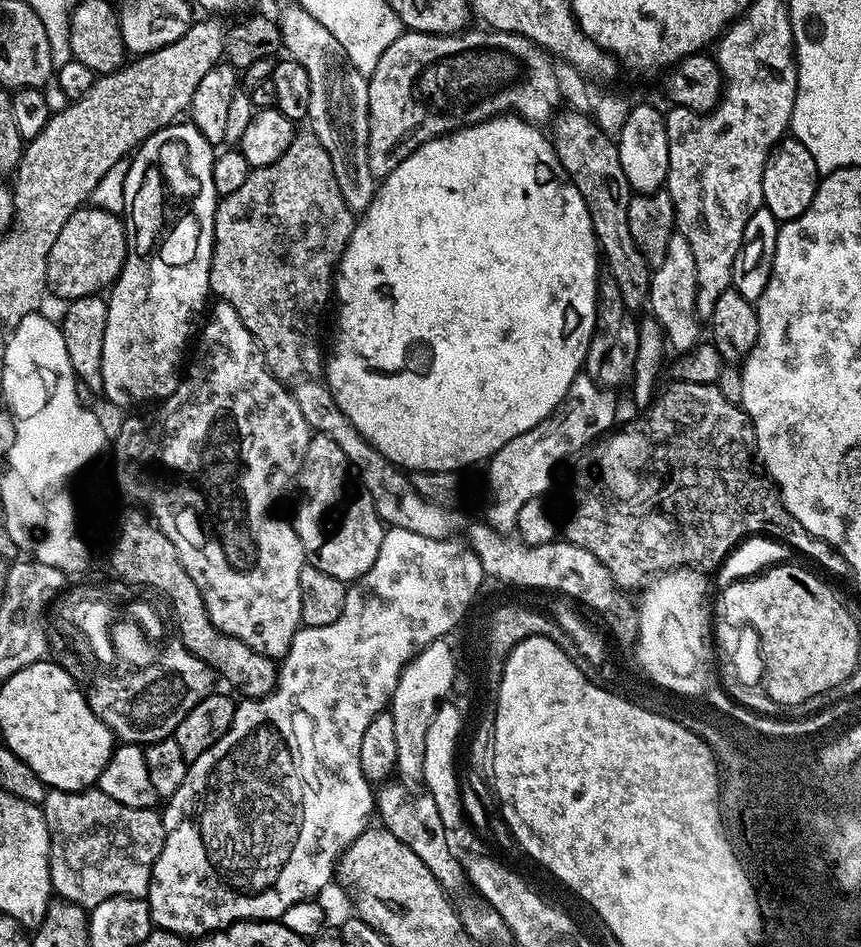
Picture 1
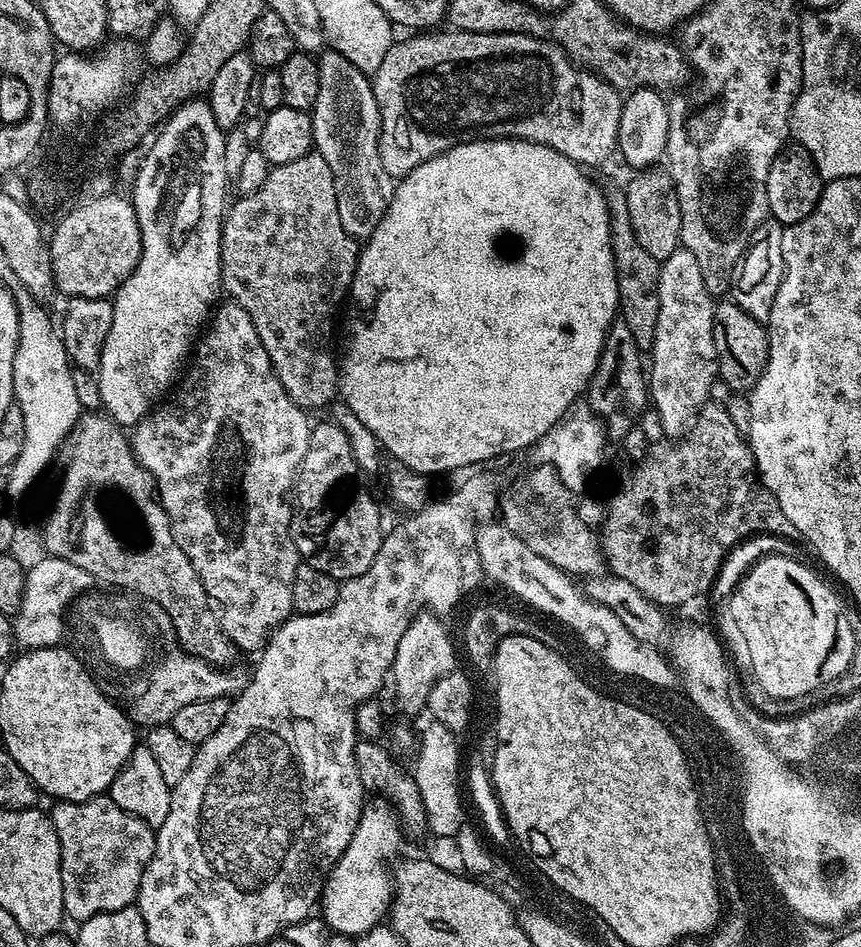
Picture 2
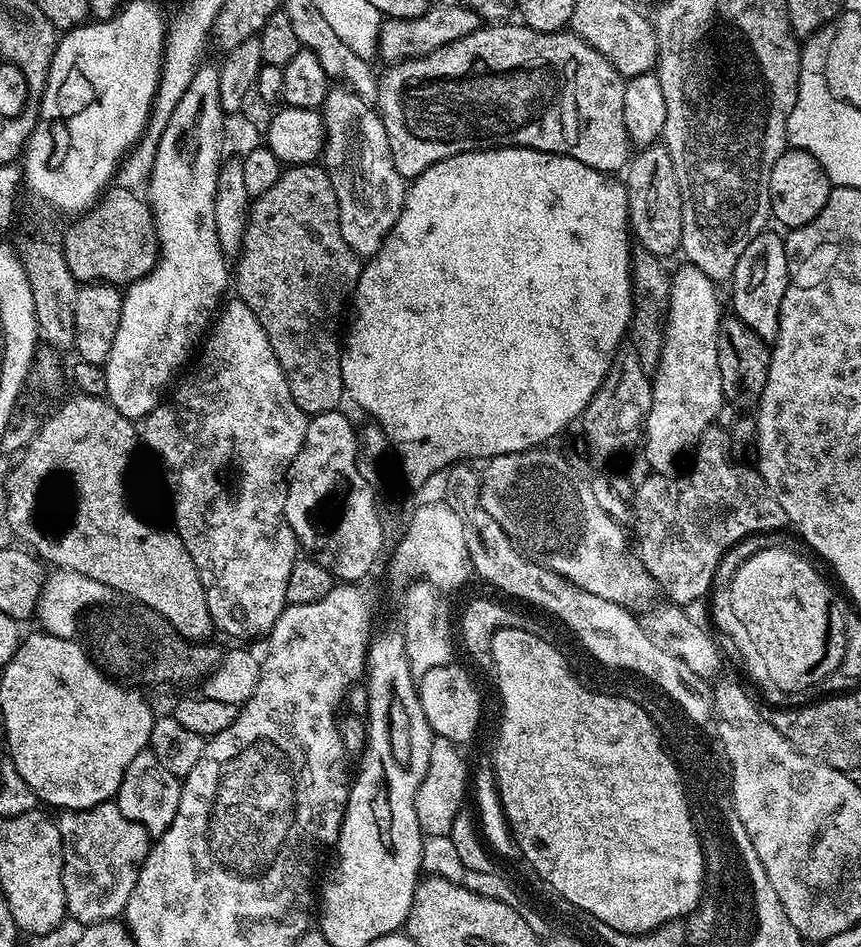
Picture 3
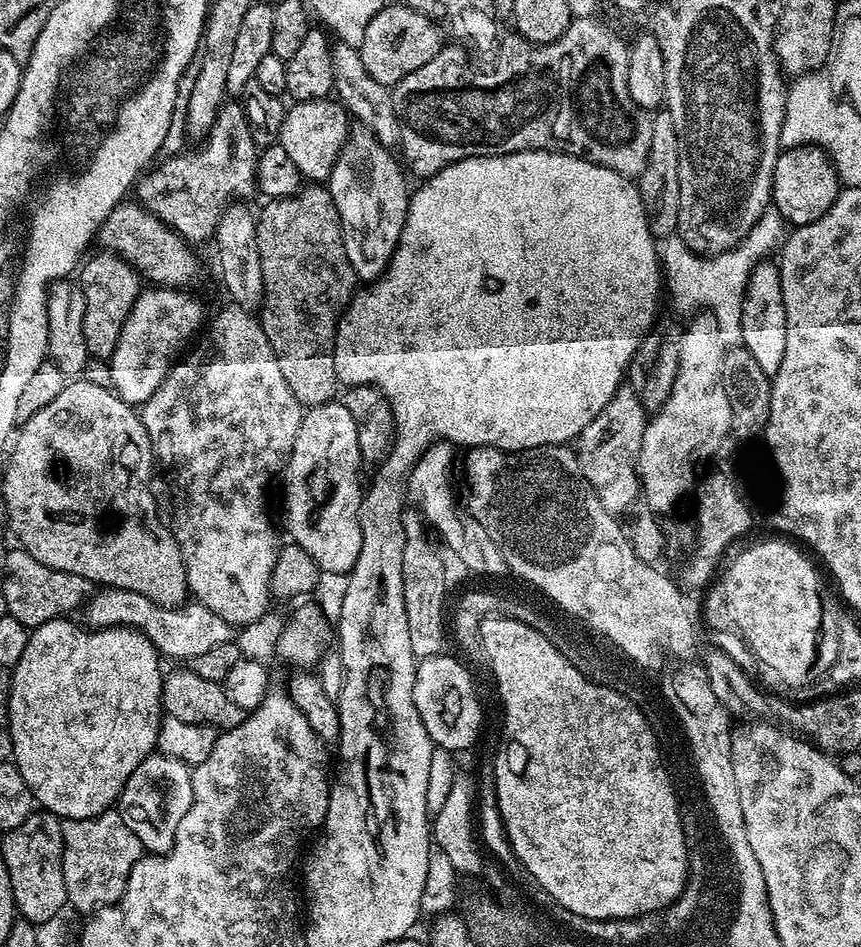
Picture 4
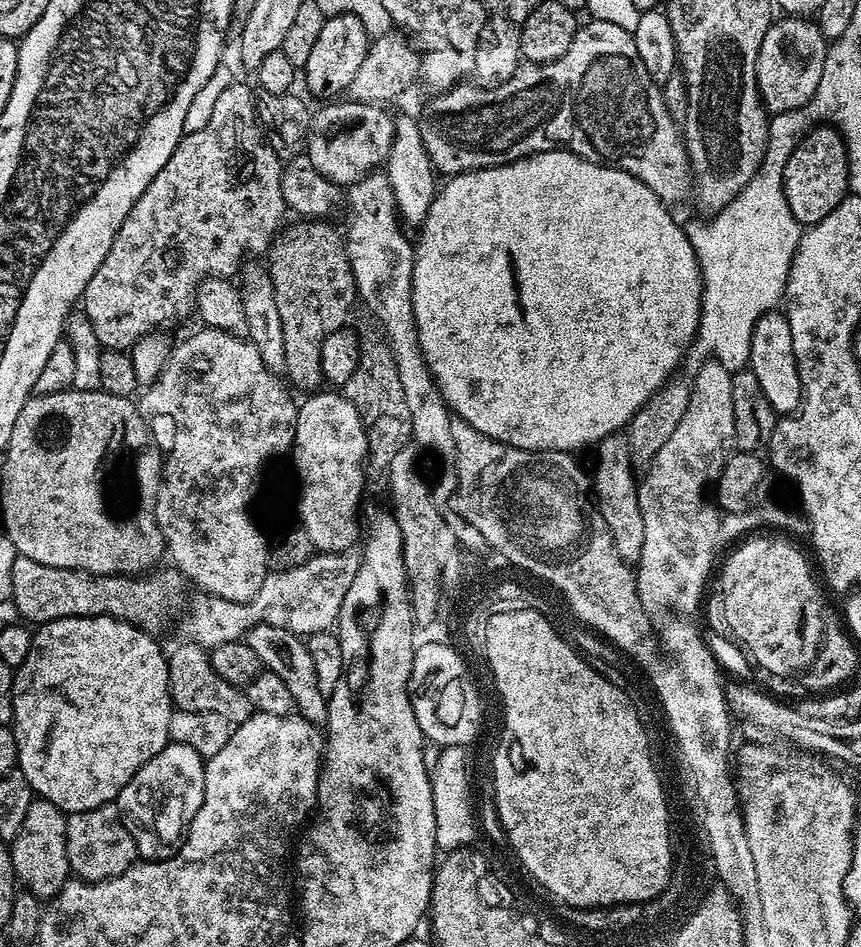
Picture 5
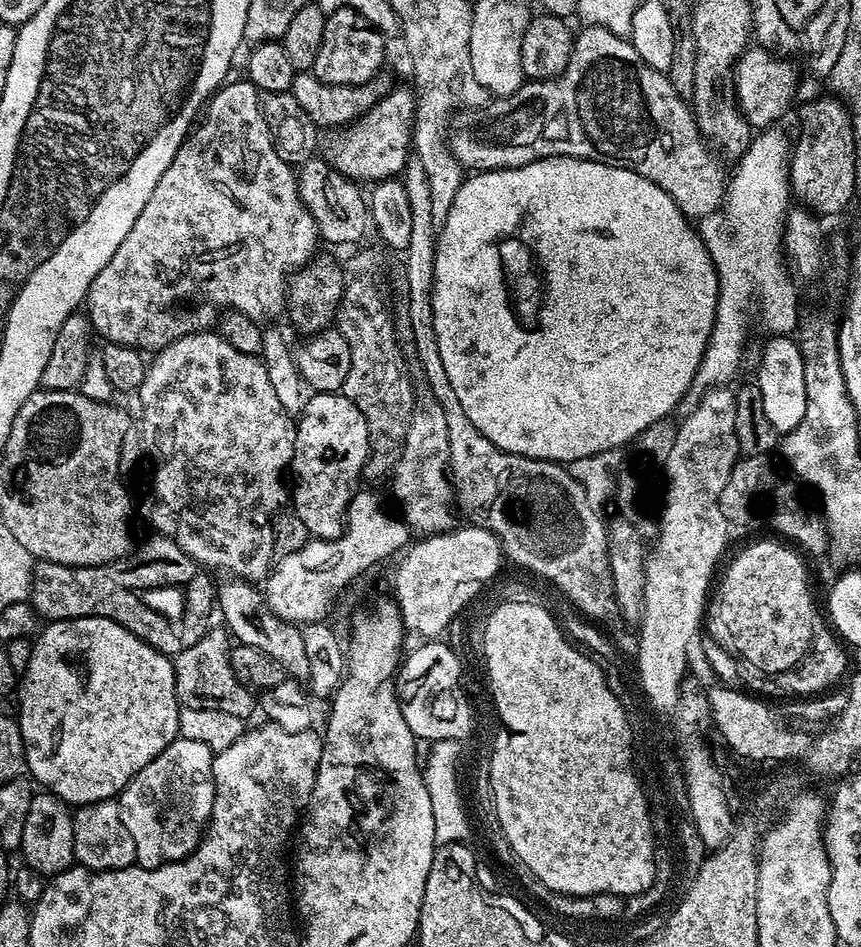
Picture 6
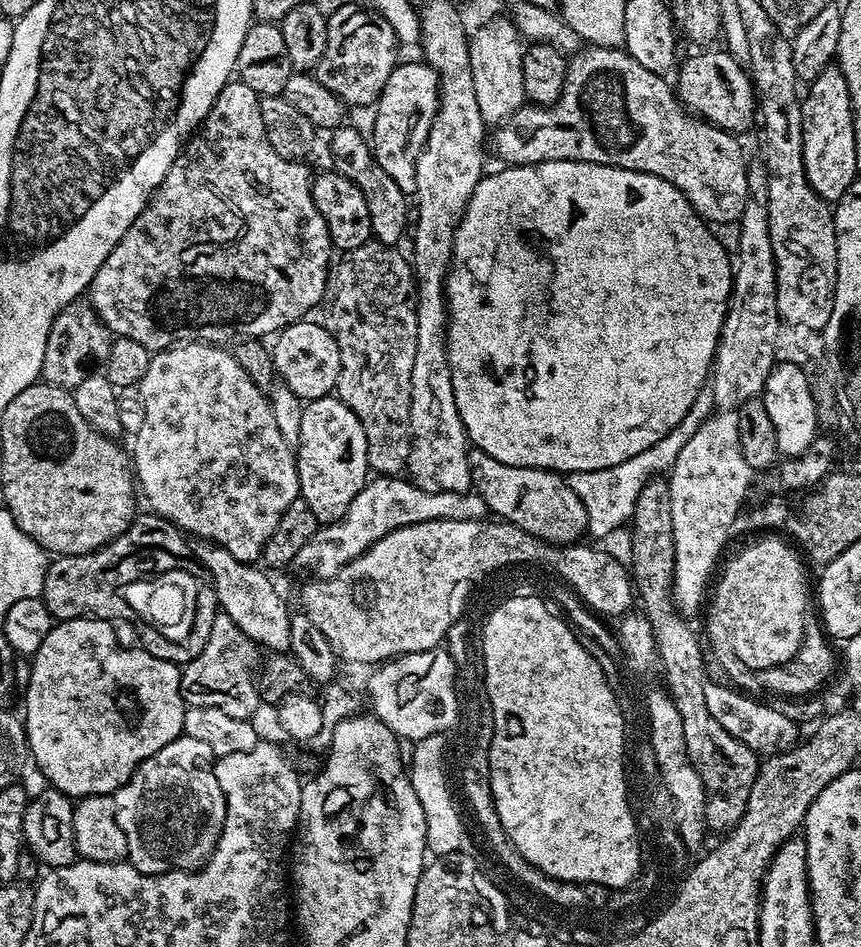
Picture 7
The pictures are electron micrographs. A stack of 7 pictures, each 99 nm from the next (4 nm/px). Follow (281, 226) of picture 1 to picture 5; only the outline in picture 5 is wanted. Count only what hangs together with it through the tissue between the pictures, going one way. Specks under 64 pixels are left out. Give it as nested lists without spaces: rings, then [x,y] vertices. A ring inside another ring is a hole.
[[[304,218],[296,223],[300,224],[287,225],[288,233],[286,228],[267,253],[266,276],[272,285],[282,322],[287,383],[303,394],[312,394],[325,383],[322,342],[349,323],[348,315],[352,312],[352,303],[357,303],[358,295],[345,237],[341,233],[339,236],[328,225],[331,223],[320,218]]]

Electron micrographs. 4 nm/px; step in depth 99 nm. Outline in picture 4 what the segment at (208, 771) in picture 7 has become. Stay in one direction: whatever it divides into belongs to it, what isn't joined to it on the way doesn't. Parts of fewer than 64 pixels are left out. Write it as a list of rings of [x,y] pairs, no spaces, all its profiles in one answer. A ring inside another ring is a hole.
[[[153,754],[148,756],[130,774],[126,786],[120,791],[118,811],[122,822],[138,834],[138,842],[142,842],[145,853],[163,854],[174,846],[174,838],[178,834],[178,825],[192,805],[192,768],[178,762],[178,758],[170,758]]]

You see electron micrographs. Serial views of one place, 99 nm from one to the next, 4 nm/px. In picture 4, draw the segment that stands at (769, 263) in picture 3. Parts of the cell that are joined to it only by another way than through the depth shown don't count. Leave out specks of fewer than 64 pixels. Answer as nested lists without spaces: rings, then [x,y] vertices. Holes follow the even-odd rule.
[[[772,262],[756,264],[746,282],[742,298],[740,344],[750,350],[754,362],[758,362],[758,367],[771,378],[778,374],[778,366],[782,366],[782,354],[786,350],[786,306],[782,306],[780,269],[775,263],[768,263]]]

